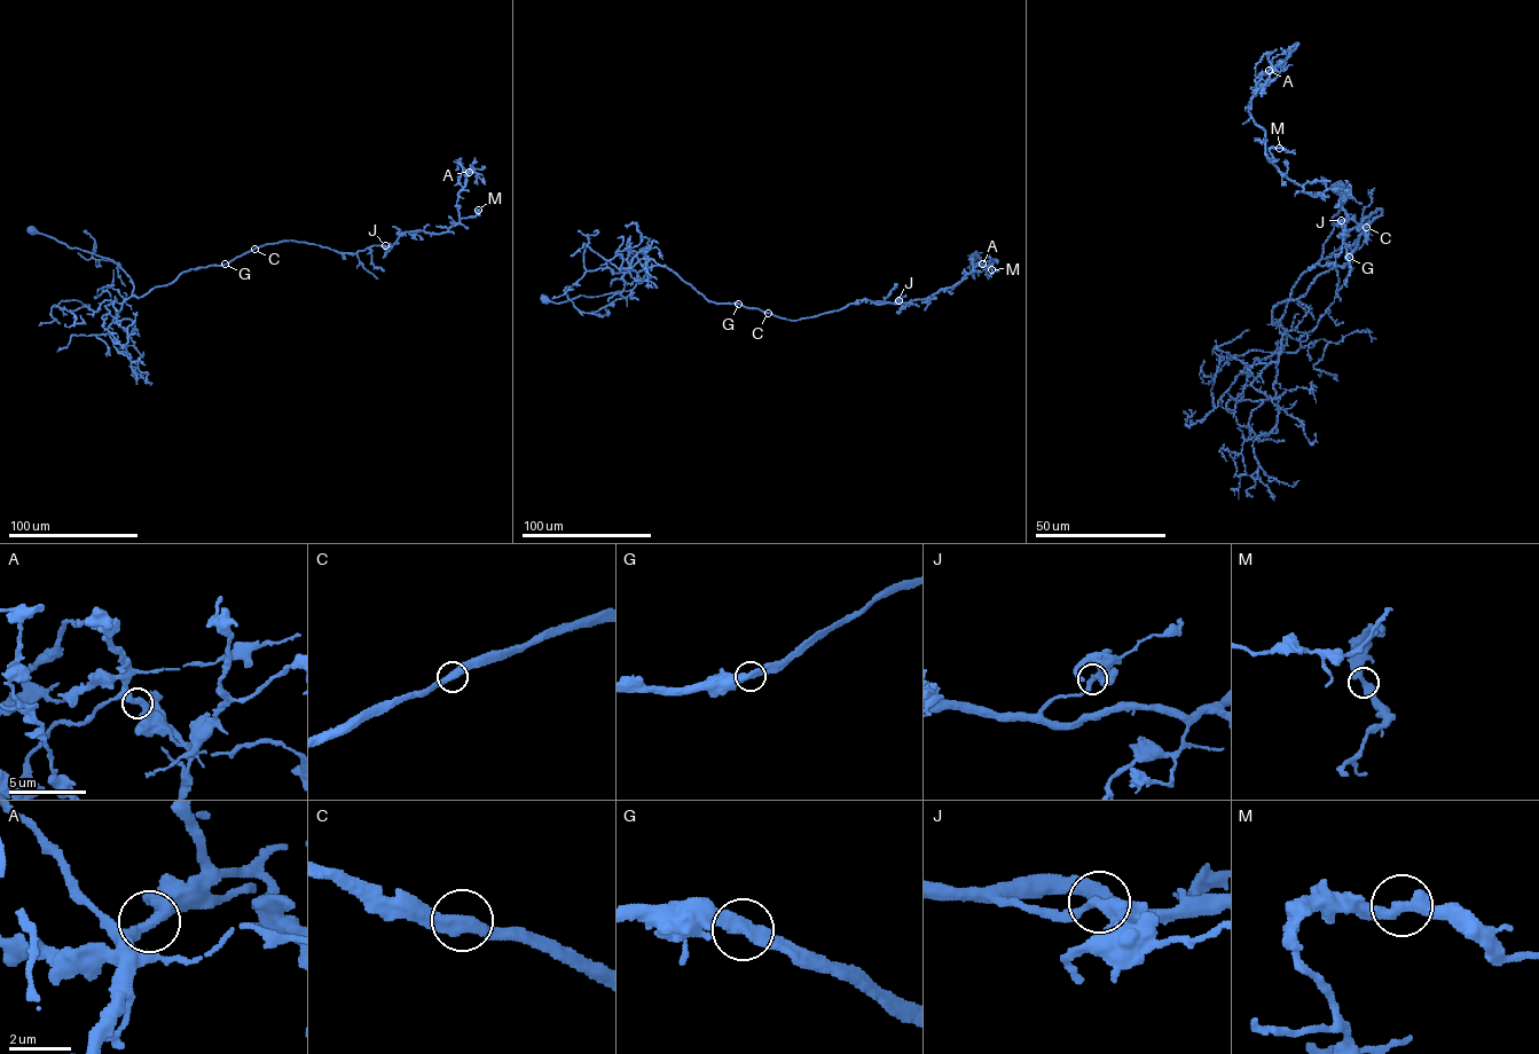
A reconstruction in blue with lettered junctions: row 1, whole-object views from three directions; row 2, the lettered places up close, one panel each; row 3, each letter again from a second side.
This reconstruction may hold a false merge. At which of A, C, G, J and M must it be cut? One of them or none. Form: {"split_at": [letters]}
{"split_at": []}

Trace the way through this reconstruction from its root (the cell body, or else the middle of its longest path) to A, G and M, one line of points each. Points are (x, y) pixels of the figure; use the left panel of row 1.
A: (31, 230), (110, 259), (141, 297), (267, 244), (355, 253), (406, 231), (444, 233), (460, 222), (469, 172)
G: (31, 230), (110, 259), (130, 277), (132, 295), (136, 297), (167, 285), (191, 268), (225, 264)
M: (31, 230), (110, 259), (141, 297), (267, 244), (355, 253), (406, 231), (444, 233), (478, 210)

